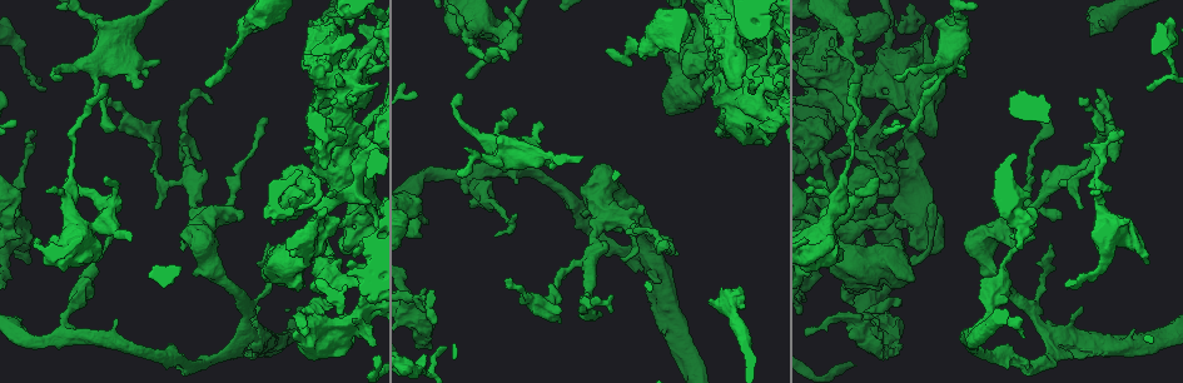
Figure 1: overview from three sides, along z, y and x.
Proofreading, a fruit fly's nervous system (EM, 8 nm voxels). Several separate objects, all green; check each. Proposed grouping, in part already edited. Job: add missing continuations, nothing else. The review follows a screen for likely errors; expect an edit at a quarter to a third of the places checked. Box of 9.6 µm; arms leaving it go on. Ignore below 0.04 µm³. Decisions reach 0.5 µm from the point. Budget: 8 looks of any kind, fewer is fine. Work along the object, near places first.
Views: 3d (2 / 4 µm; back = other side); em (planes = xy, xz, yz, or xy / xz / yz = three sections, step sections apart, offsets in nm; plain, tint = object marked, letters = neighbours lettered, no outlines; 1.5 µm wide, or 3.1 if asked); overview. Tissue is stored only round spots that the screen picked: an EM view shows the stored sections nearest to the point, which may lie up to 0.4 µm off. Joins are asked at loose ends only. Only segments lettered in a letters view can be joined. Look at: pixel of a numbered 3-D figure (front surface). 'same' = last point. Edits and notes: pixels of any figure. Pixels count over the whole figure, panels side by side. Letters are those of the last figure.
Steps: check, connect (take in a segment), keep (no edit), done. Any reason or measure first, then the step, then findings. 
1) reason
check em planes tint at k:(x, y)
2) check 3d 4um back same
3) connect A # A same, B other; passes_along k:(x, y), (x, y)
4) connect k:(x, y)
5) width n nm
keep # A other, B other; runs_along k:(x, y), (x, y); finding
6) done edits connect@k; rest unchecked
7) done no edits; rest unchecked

branch stops here
check em planes tint at 1:(747, 124)

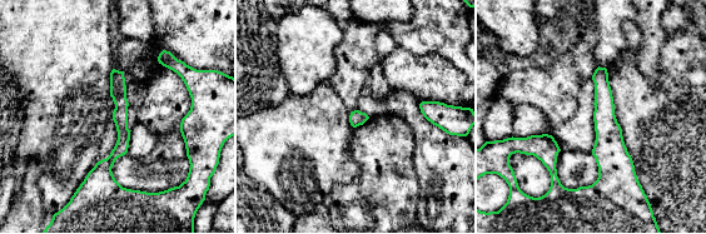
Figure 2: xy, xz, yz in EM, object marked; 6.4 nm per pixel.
see the neighbours
check em planes letters same

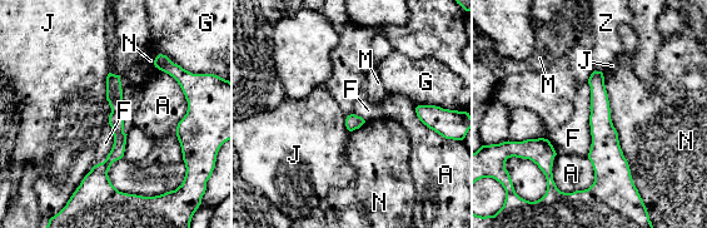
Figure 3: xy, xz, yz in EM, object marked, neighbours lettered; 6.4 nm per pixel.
keep # A other, F other, G other, J other, M other, N other, Z other; border 3:(106, 99), (113, 147), (89, 172); none of them fits

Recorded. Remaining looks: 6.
free end
check 3d 2um back at 1:(710, 300)

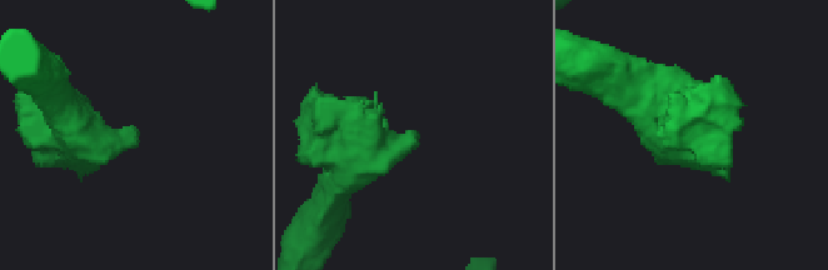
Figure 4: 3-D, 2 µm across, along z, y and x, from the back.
need the tissue
check em planes letters at 4:(132, 126)

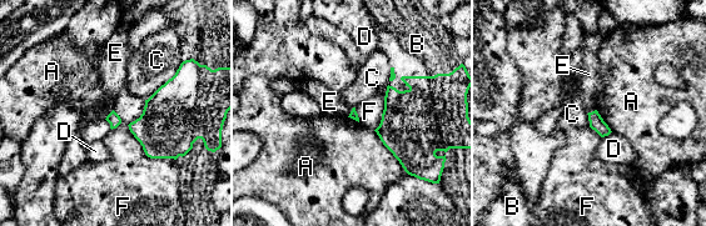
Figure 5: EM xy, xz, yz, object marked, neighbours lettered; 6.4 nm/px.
connect B # A other, B same, C other, D other, E other, F other; passes_along 5:(431, 103), (401, 78), (417, 44); it goes on there

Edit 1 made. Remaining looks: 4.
an open end
check 3d 4um at 1:(1049, 244)

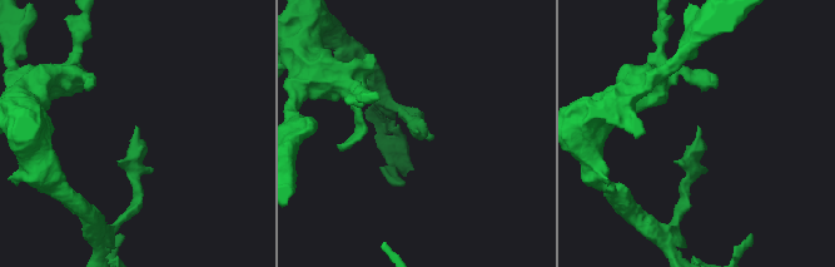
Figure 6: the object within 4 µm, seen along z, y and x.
shape alone is not enough
check em planes letters at 6:(413, 130)

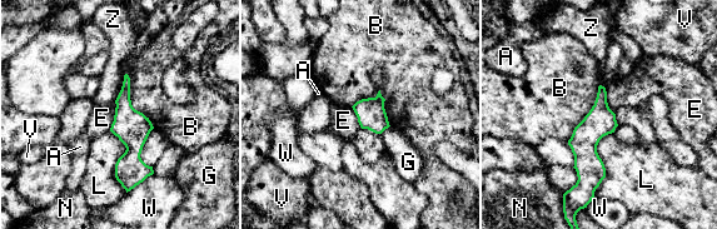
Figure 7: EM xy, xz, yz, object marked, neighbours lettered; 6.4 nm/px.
longest_contact L 440 nm
keep # A other, B other, E other, G other, L other, N other, V other, W other, Z other; border 7:(115, 103), (114, 120), (109, 129); none of them fits

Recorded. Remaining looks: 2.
done edits connect@5; rest unchecked

